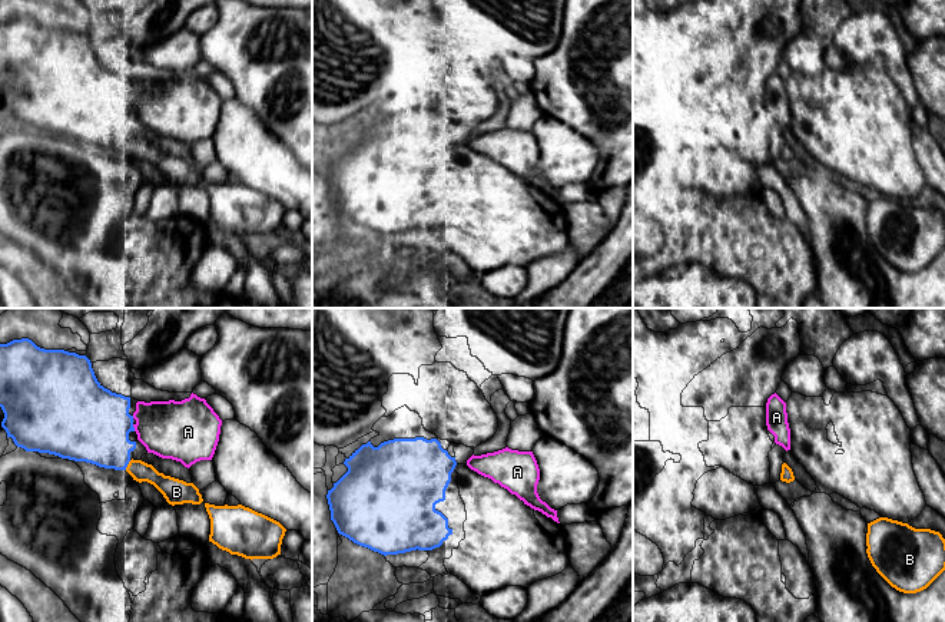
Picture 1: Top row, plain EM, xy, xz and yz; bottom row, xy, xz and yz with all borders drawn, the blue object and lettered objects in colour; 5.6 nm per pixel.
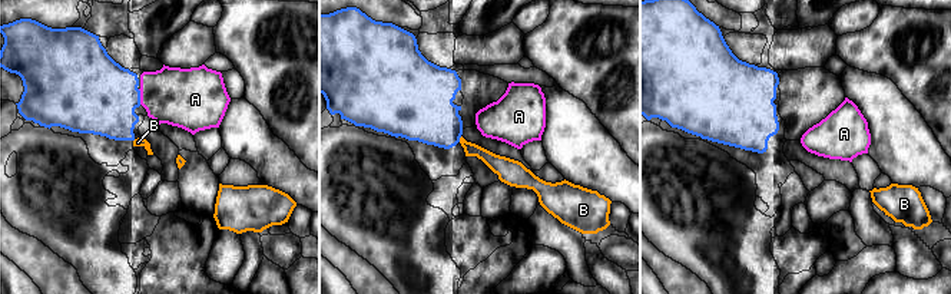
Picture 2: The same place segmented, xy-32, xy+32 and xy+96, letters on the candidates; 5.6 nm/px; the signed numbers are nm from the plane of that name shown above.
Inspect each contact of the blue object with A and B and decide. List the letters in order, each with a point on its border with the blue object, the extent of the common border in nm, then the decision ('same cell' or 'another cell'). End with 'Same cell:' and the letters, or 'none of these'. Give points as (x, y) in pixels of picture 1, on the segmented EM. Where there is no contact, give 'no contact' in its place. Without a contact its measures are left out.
A: meets blue in xy at (133, 427); contact 40 nm long; another cell
B: meets blue in xy at (128, 463); contact 70 nm long; another cell
Same cell: none of these

